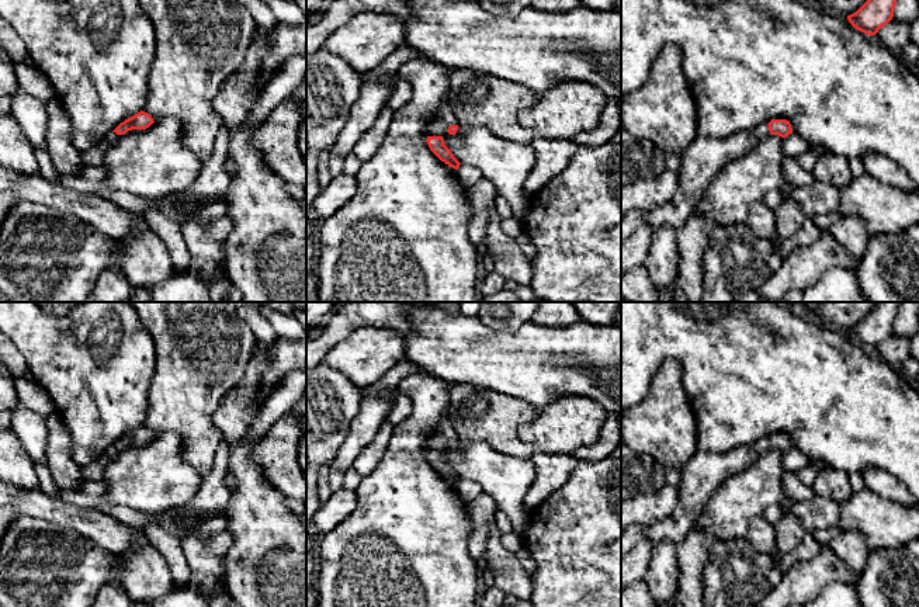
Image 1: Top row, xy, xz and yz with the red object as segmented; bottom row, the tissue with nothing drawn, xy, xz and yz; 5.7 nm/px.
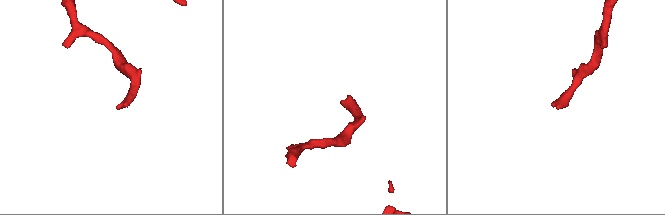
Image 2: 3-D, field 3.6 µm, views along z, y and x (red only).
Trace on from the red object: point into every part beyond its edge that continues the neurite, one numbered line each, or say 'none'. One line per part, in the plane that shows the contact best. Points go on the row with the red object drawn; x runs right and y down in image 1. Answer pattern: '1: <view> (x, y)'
1: xz (446, 117)

